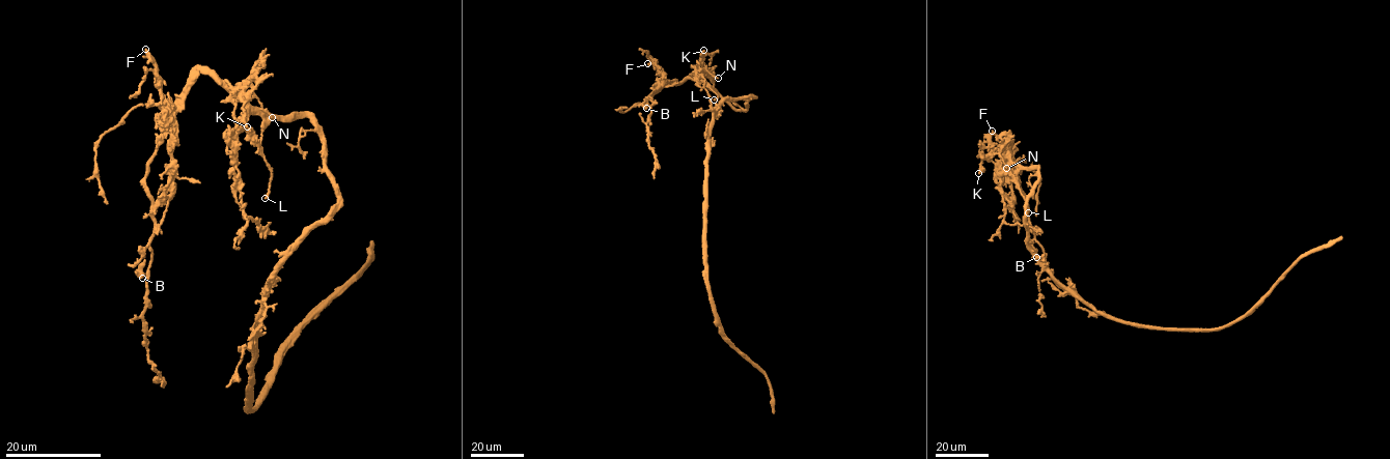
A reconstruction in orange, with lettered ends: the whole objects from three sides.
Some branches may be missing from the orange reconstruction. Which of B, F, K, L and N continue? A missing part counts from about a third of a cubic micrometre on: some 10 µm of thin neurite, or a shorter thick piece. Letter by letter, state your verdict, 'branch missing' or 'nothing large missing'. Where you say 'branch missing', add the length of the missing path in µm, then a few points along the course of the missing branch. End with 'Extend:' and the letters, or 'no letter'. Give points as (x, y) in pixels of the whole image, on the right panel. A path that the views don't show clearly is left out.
B: branch missing; about 25 µm are missing; missing branch runs (1036, 257), (1040, 294), (1030, 305)
F: nothing large missing
K: nothing large missing
L: nothing large missing
N: nothing large missing
Extend: B

